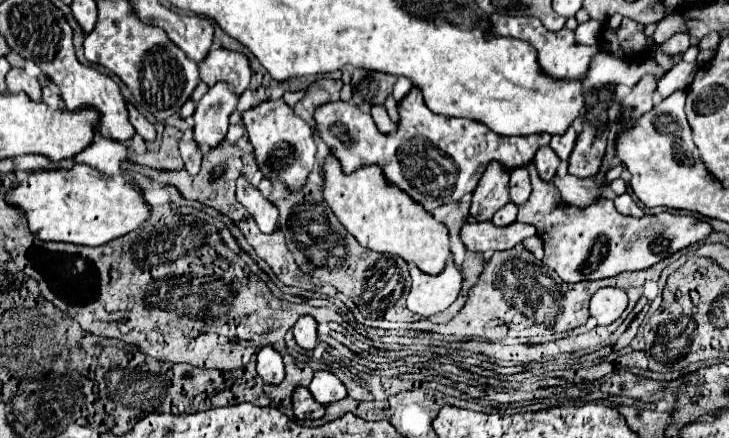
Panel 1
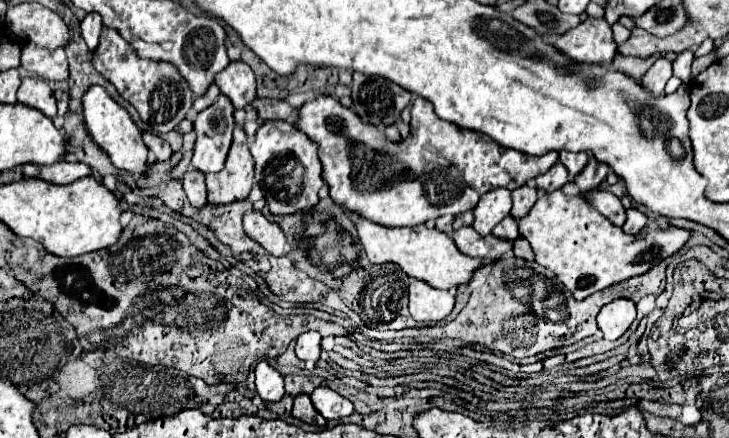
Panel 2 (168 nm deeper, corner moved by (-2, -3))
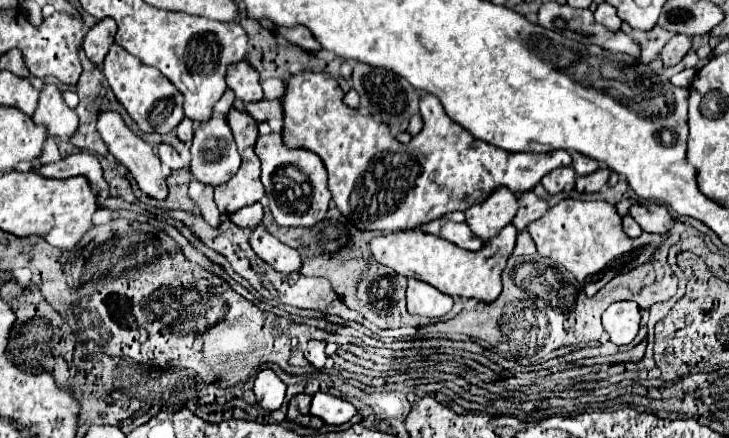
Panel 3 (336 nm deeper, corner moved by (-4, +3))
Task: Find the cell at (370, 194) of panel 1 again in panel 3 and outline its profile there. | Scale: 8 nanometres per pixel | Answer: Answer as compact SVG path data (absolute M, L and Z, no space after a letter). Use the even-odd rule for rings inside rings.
M506 225L494 239L490 239L480 251L466 251L458 245L442 239L440 235L430 235L422 227L408 231L394 231L386 235L378 235L370 241L372 255L378 263L392 267L396 273L404 277L414 277L430 283L438 291L456 297L476 297L480 301L494 301L502 291L500 273L506 265L508 255L516 243L514 225Z

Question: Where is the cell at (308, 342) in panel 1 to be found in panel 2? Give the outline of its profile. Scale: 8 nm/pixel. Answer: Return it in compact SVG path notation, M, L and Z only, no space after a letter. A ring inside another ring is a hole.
M306 331L296 339L296 355L302 361L316 363L320 359L320 335L318 331Z

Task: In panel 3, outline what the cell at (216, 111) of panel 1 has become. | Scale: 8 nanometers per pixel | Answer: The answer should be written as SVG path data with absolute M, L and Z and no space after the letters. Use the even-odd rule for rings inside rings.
M210 117L198 123L192 141L190 173L206 185L220 185L228 181L240 167L240 155L226 117Z

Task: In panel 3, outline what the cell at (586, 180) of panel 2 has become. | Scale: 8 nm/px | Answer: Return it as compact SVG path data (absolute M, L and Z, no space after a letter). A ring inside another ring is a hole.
M598 169L590 175L576 177L576 191L580 193L596 193L608 183L608 169Z

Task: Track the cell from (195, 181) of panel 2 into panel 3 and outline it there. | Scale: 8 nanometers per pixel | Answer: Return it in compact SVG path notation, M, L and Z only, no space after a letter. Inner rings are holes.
M192 181L192 183L190 183L190 197L192 197L192 201L198 205L202 217L204 217L212 227L216 227L216 223L220 223L222 213L216 209L216 203L214 203L214 199L212 199L212 191L214 191L212 185L204 185L204 183L200 183L200 181Z

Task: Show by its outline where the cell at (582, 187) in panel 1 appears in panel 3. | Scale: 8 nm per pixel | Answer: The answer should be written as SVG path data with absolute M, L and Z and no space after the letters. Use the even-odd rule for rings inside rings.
M636 203L630 207L628 215L634 217L638 225L648 233L664 233L672 223L672 215L668 213L668 209L658 203Z

